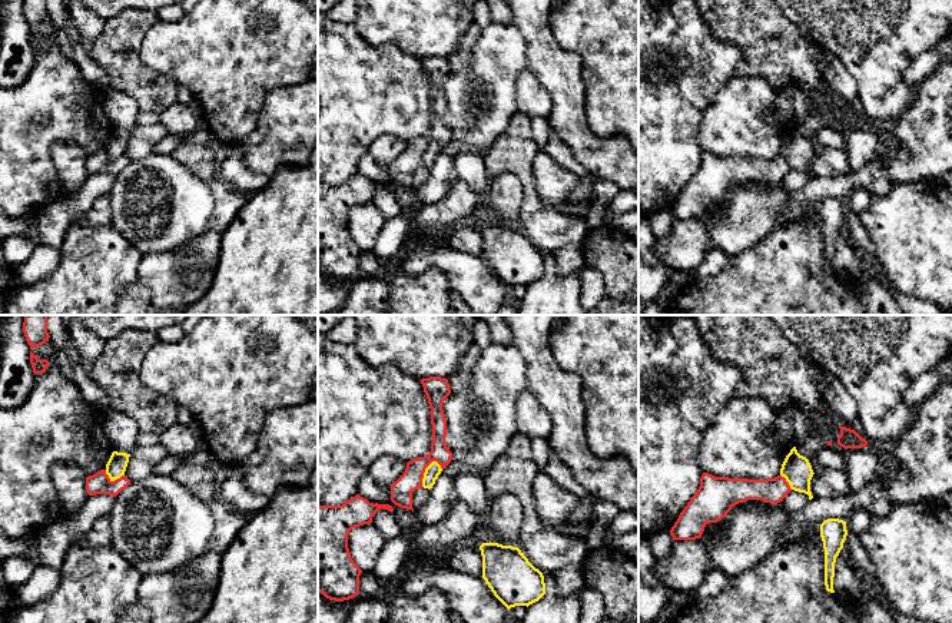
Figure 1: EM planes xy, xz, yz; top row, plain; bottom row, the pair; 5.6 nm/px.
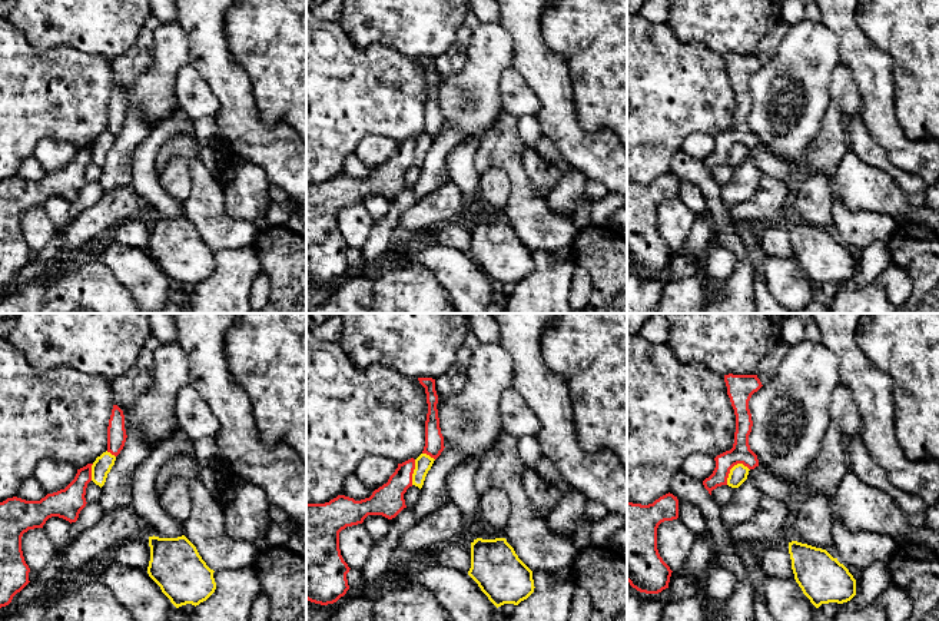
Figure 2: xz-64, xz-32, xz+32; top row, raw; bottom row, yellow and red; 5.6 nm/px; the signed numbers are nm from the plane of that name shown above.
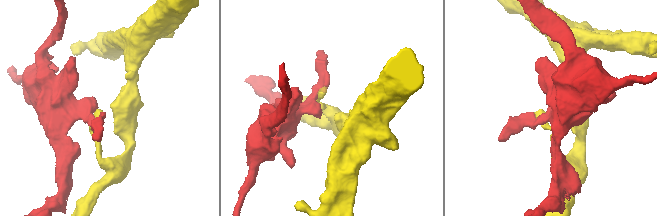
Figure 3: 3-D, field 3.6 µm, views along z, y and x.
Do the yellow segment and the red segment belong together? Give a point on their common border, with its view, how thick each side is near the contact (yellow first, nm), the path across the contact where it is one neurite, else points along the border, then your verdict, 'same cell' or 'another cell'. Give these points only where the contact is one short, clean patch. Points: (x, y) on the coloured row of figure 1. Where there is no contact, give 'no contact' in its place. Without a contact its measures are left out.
contact xz (424, 473); calibres 80 and 130 nm; border xz (435, 460), (425, 469), (421, 486); another cell

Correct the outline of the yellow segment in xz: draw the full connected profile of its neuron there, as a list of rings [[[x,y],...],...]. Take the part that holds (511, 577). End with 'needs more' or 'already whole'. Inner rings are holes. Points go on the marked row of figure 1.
[[[482,543],[482,579],[494,596],[510,610],[530,606],[545,594],[543,573],[518,547]]] | already whole

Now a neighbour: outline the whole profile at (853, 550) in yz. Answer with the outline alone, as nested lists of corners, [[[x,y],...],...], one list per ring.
[[[847,531],[846,540],[843,543],[843,554],[852,569],[855,567],[862,570],[872,580],[872,586],[878,591],[880,604],[893,610],[895,604],[890,602],[886,590],[880,584],[875,564],[872,563],[869,553],[859,540],[859,534]]]

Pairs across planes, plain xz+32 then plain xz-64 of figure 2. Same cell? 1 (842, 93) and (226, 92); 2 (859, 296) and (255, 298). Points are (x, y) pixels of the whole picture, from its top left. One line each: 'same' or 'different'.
1: different
2: different

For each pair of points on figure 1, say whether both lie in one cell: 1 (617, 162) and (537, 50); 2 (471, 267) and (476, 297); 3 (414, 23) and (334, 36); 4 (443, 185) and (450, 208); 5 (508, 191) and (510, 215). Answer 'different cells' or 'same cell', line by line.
1: same cell
2: same cell
3: different cells
4: different cells
5: same cell

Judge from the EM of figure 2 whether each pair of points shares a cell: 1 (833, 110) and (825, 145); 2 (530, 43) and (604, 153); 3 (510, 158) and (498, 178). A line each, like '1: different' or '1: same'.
1: same
2: same
3: different

